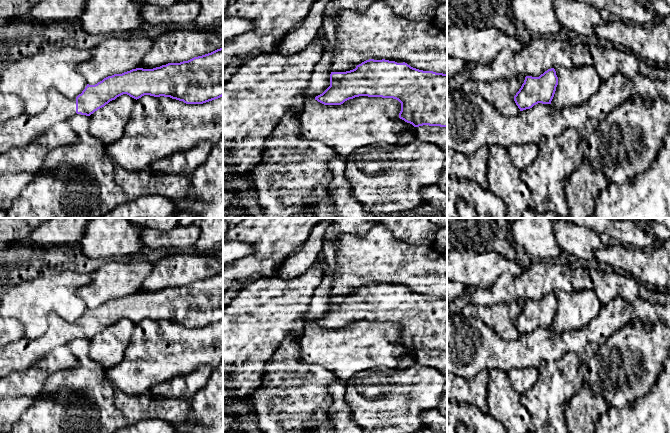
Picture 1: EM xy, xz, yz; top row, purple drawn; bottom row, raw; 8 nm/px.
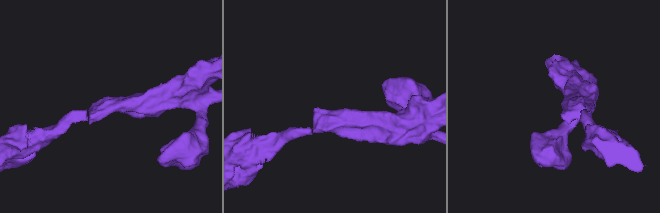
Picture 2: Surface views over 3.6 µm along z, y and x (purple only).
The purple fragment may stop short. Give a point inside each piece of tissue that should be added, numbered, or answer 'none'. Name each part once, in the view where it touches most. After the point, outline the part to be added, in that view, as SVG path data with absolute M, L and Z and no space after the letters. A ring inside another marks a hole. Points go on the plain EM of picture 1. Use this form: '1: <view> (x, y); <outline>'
1: xy (14, 357); M55 313L49 315L49 327L46 332L33 340L21 338L20 340L0 345L0 378L6 377L12 372L21 372L29 369L40 361L51 349L59 346L67 346L76 337L76 321L68 322Z

